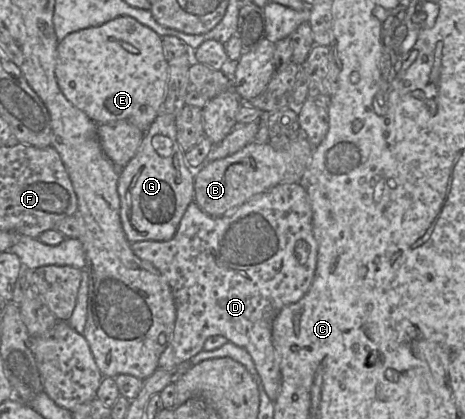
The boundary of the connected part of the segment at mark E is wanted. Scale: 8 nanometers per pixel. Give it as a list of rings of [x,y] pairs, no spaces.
[[[119,16],[100,26],[72,32],[59,41],[55,76],[66,99],[94,123],[128,121],[146,132],[162,110],[167,93],[169,63],[164,56],[161,36],[130,16]]]

